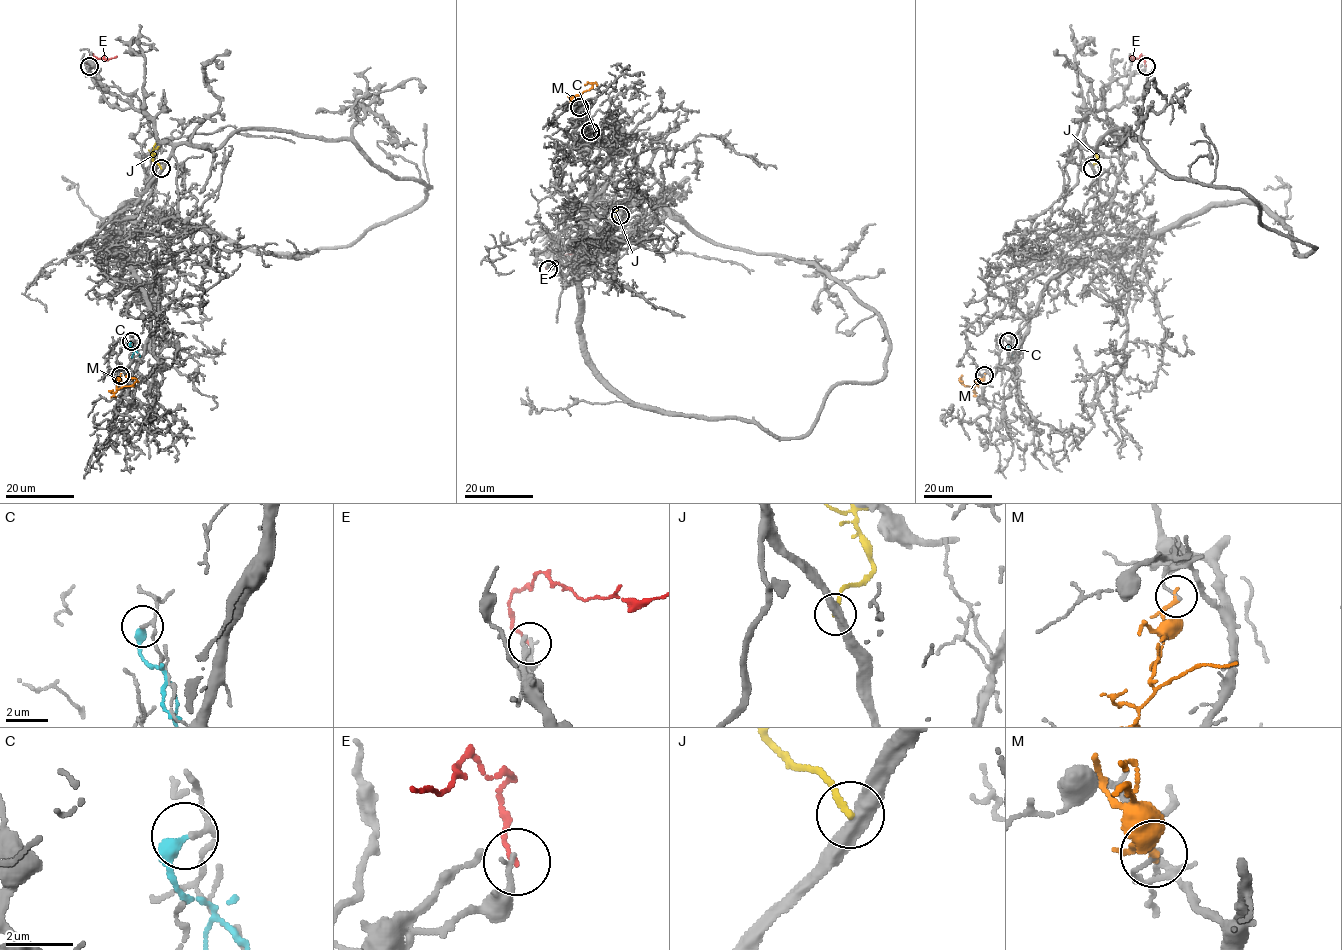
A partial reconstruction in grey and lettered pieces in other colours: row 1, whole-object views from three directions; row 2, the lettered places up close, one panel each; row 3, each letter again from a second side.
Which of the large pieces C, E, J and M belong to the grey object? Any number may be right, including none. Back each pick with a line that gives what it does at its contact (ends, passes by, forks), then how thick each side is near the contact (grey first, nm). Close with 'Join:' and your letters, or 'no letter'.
Join: no letter

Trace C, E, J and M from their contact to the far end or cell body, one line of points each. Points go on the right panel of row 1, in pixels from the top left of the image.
C: (1008, 341), (1015, 356)
E: (1145, 65), (1145, 58), (1141, 54), (1138, 59), (1131, 56)
J: (1092, 169), (1098, 157), (1085, 143)
M: (984, 375), (972, 389), (959, 380), (961, 375)

